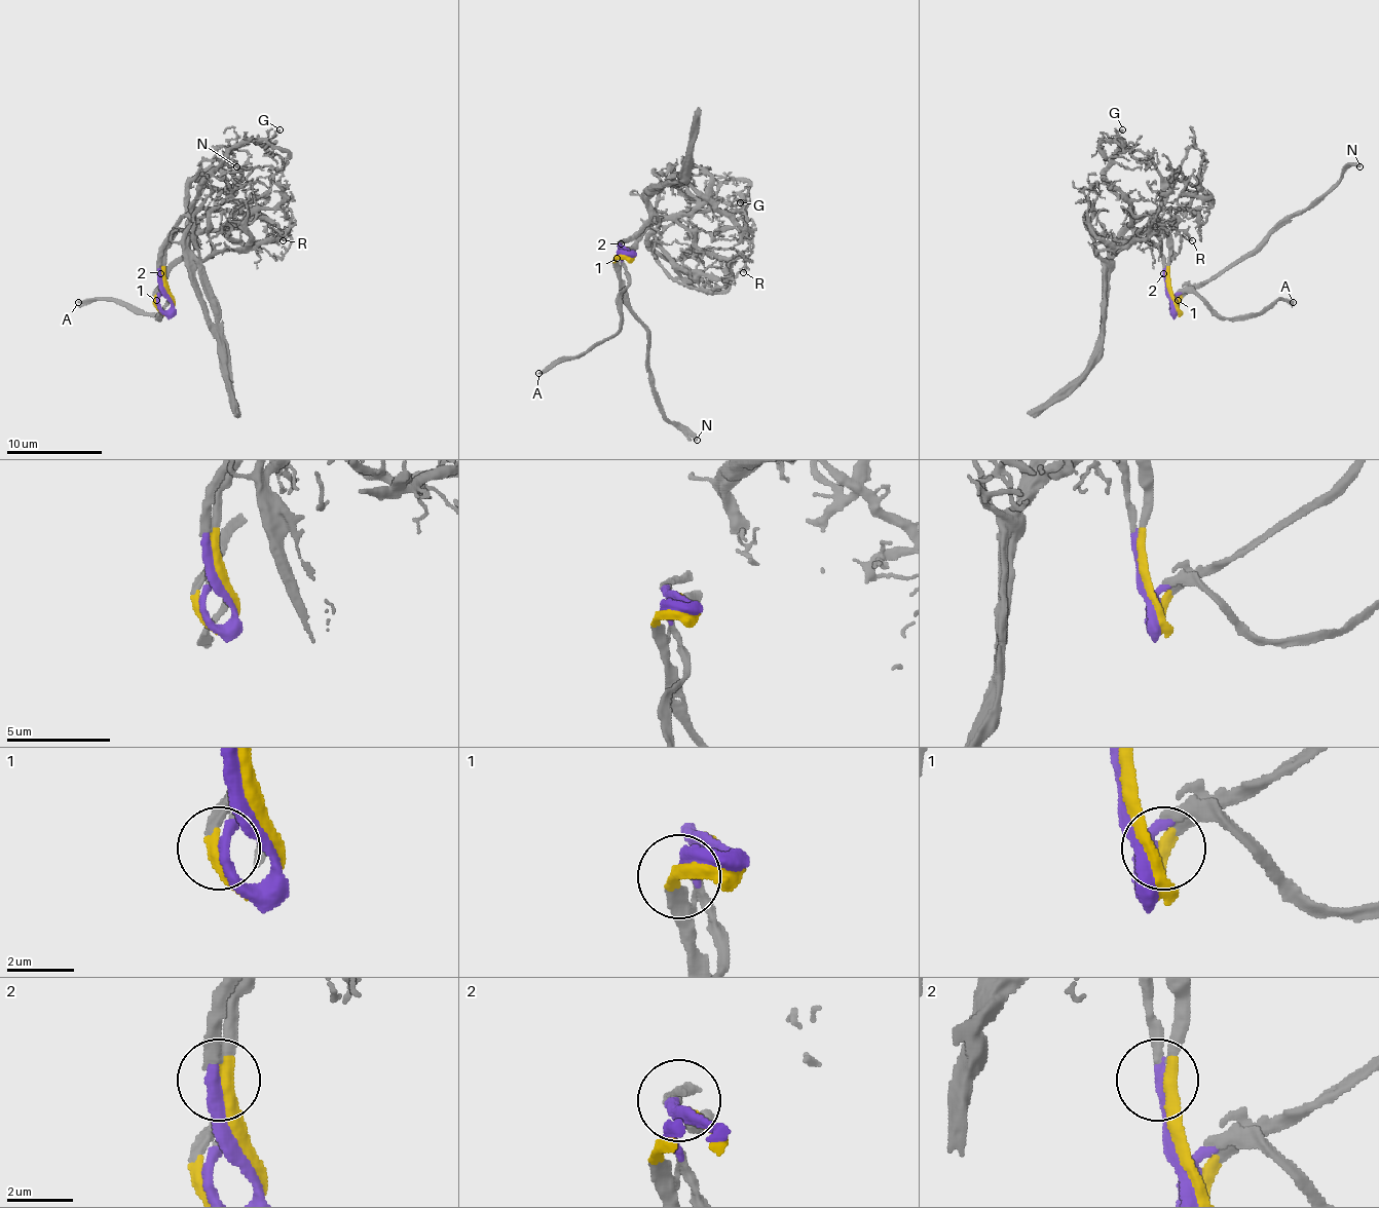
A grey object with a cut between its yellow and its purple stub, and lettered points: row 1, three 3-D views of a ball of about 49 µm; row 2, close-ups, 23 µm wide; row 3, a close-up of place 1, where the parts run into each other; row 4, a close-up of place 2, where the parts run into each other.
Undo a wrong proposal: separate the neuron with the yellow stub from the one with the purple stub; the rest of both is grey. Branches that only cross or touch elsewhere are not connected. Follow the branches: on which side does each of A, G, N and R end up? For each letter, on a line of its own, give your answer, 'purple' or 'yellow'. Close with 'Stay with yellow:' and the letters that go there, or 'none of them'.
A: purple
G: yellow
N: yellow
R: purple
Stay with yellow: G, N

